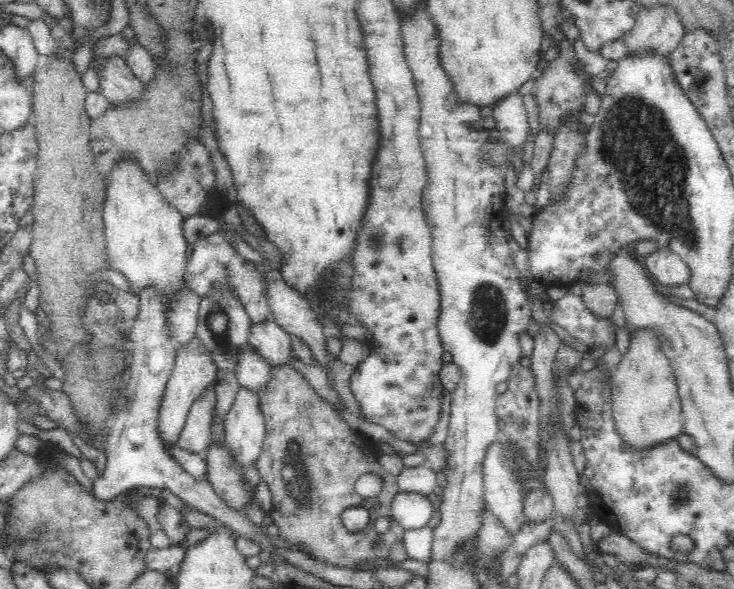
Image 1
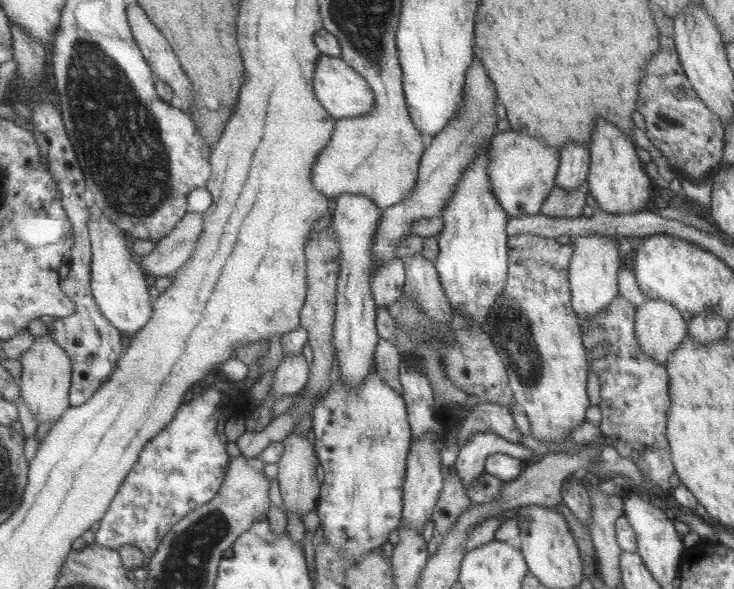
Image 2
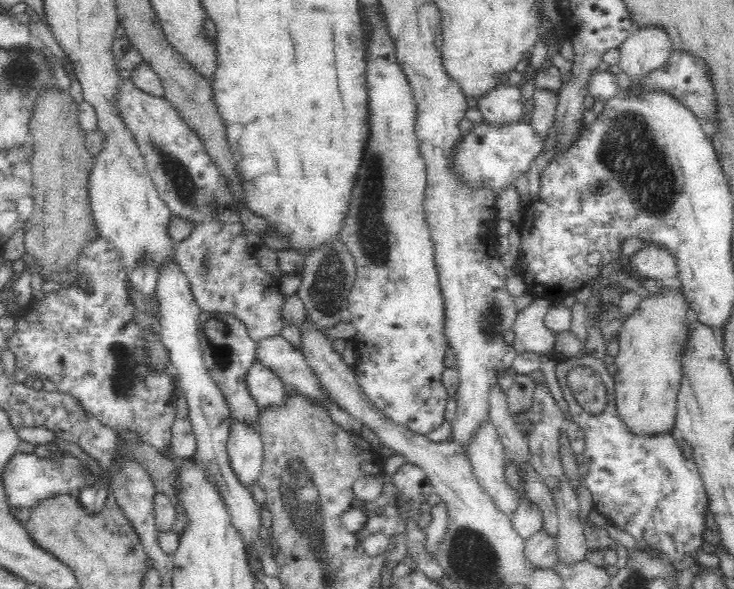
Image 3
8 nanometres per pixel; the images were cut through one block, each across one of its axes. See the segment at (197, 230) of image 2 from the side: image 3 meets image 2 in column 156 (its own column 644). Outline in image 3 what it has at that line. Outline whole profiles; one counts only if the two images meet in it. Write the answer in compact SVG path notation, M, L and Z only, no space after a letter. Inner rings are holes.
M646 241L646 247L631 258L630 265L646 278L660 281L667 288L677 289L681 286L680 270L676 258L655 242Z

